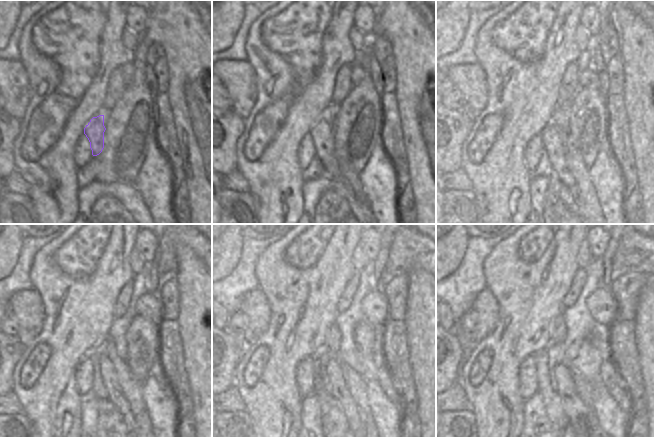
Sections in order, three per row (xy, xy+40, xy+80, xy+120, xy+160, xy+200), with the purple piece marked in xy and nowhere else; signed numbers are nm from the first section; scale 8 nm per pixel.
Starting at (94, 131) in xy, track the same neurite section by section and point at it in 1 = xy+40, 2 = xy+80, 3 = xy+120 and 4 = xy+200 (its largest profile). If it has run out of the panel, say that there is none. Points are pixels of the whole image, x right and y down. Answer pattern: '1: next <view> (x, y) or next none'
1: next xy+40 (322, 133)
2: next xy+80 (568, 166)
3: next xy+120 (124, 390)
4: next xy+200 (575, 392)

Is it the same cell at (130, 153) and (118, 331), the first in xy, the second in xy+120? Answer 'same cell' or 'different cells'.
different cells

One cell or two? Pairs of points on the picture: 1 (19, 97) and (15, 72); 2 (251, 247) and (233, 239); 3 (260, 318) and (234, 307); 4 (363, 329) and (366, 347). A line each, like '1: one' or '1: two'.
1: one
2: two
3: two
4: one

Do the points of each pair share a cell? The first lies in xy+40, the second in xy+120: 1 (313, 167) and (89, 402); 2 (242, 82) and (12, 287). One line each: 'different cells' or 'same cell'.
1: different cells
2: different cells

